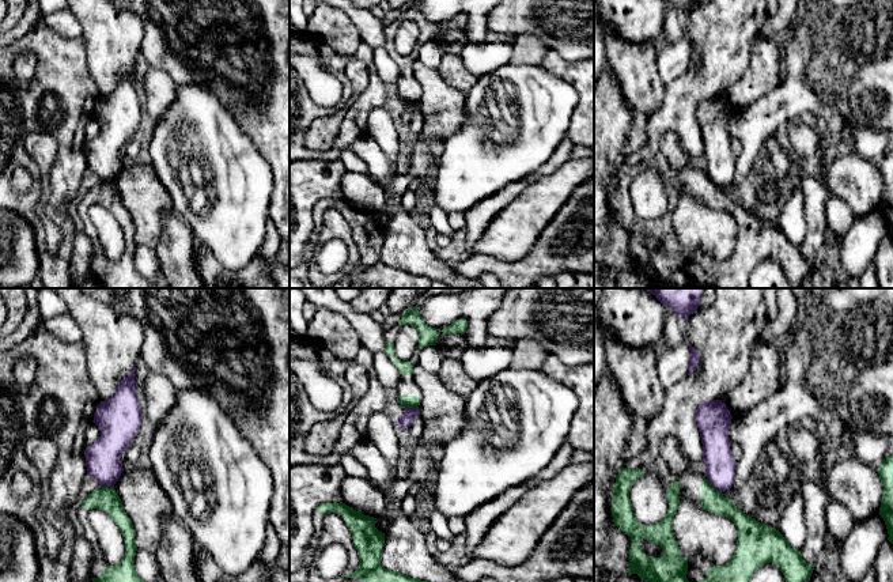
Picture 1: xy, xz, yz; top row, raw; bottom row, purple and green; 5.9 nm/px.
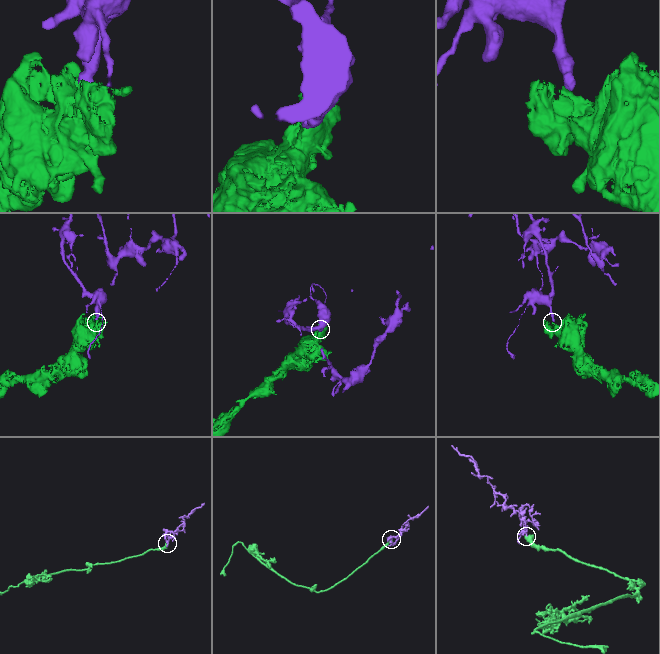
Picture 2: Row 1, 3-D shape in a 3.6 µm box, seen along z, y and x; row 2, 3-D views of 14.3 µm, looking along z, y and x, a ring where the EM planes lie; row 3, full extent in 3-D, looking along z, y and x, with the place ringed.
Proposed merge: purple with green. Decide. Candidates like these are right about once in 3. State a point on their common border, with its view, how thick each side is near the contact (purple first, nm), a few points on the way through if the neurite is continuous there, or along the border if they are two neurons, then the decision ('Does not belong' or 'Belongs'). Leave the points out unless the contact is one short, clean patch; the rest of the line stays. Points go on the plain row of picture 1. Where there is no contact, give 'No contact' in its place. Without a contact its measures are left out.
Touches purple at yz (714, 182). Thickness 180 nm (purple) against 140 nm. Boundary: yz (706, 174), (721, 188). Does not belong

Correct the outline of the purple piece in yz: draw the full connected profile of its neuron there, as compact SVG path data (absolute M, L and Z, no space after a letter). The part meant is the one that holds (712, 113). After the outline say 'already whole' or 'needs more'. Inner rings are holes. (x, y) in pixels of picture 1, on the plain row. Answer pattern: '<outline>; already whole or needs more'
M711 95L697 102L695 114L701 132L707 175L719 188L730 185L737 169L729 133L733 112L722 95Z; already whole

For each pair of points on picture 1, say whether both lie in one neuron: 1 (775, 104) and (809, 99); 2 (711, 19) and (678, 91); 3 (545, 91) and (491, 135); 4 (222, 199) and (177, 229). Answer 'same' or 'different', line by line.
1: same
2: same
3: same
4: different

